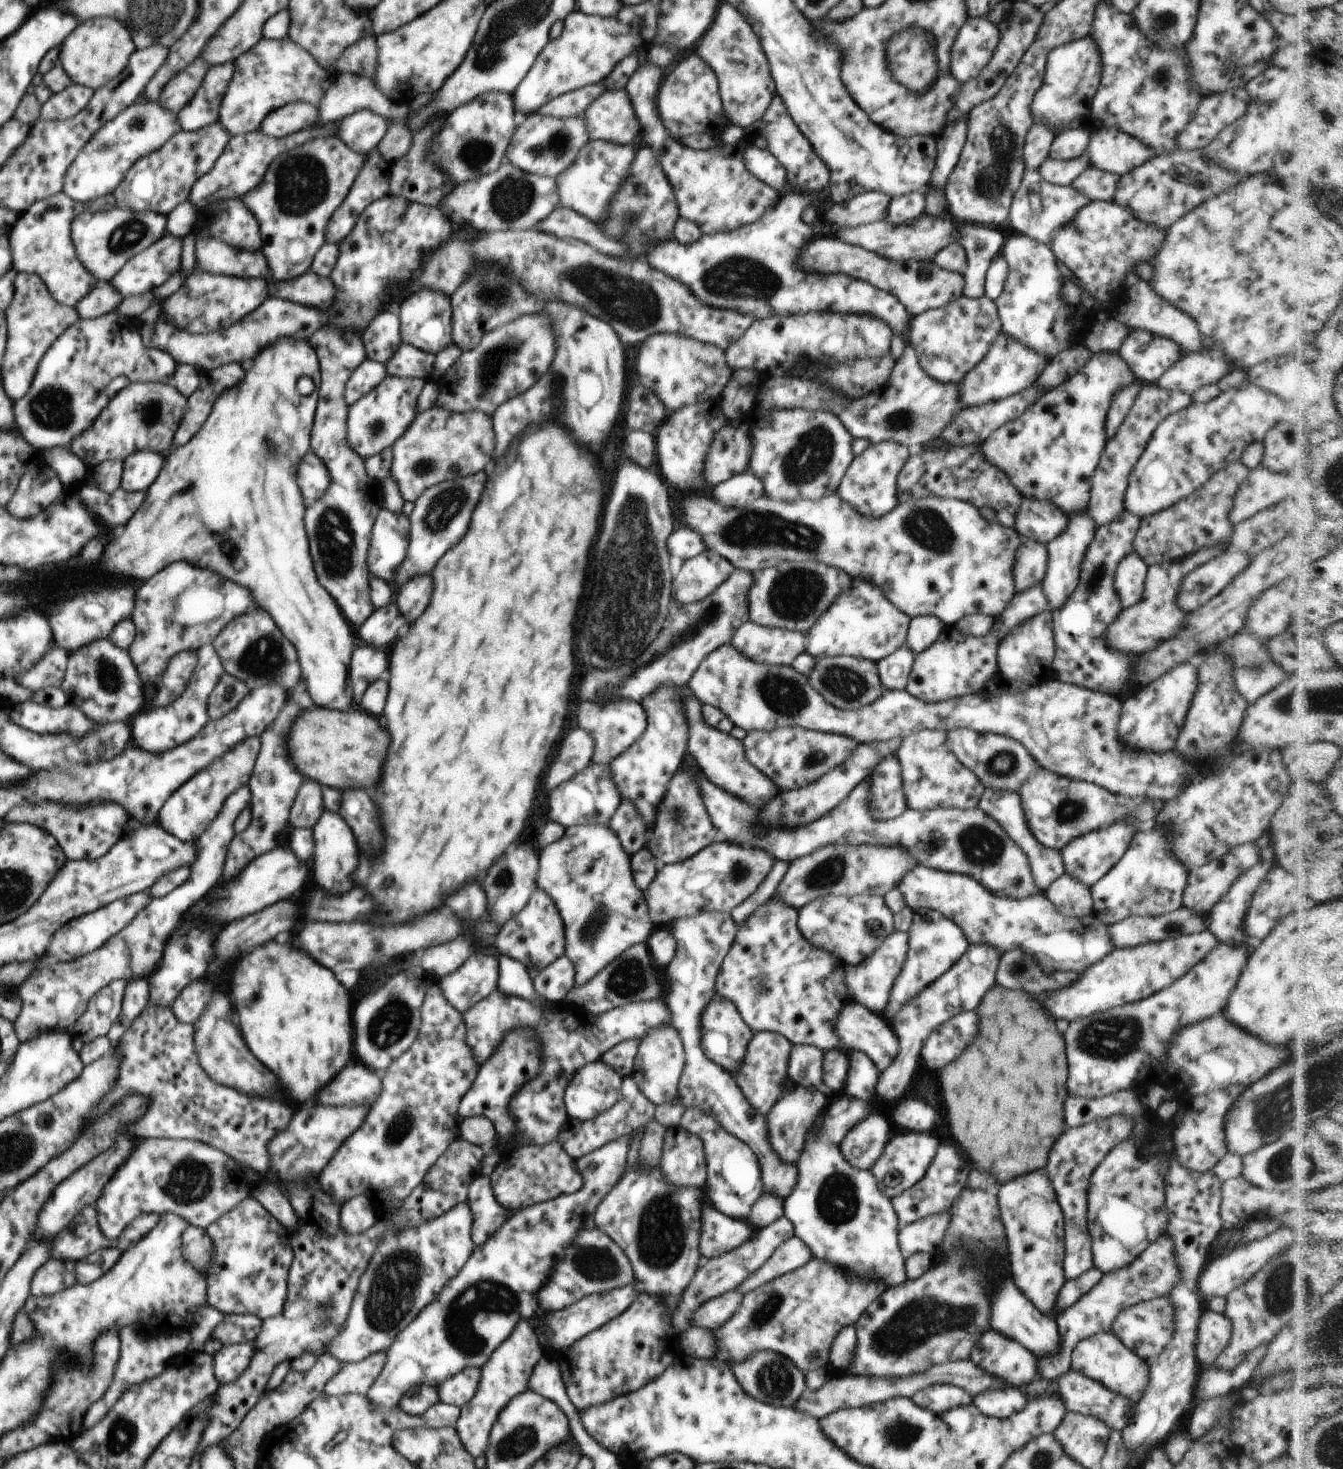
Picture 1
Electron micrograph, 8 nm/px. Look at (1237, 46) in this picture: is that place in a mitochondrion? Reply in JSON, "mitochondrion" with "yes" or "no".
{"mitochondrion":"no"}

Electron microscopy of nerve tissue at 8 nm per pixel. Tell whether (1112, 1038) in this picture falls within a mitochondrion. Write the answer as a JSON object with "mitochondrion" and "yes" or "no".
{"mitochondrion":"yes"}

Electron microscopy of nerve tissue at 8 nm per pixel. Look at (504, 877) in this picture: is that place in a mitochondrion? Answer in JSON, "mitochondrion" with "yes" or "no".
{"mitochondrion":"yes"}

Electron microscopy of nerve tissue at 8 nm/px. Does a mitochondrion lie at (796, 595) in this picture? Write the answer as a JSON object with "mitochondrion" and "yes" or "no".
{"mitochondrion":"yes"}

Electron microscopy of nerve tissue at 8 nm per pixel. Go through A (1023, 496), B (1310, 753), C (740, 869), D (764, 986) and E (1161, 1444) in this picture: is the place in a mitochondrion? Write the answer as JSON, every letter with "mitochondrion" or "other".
{"A":"other","B":"other","C":"mitochondrion","D":"mitochondrion","E":"other"}

